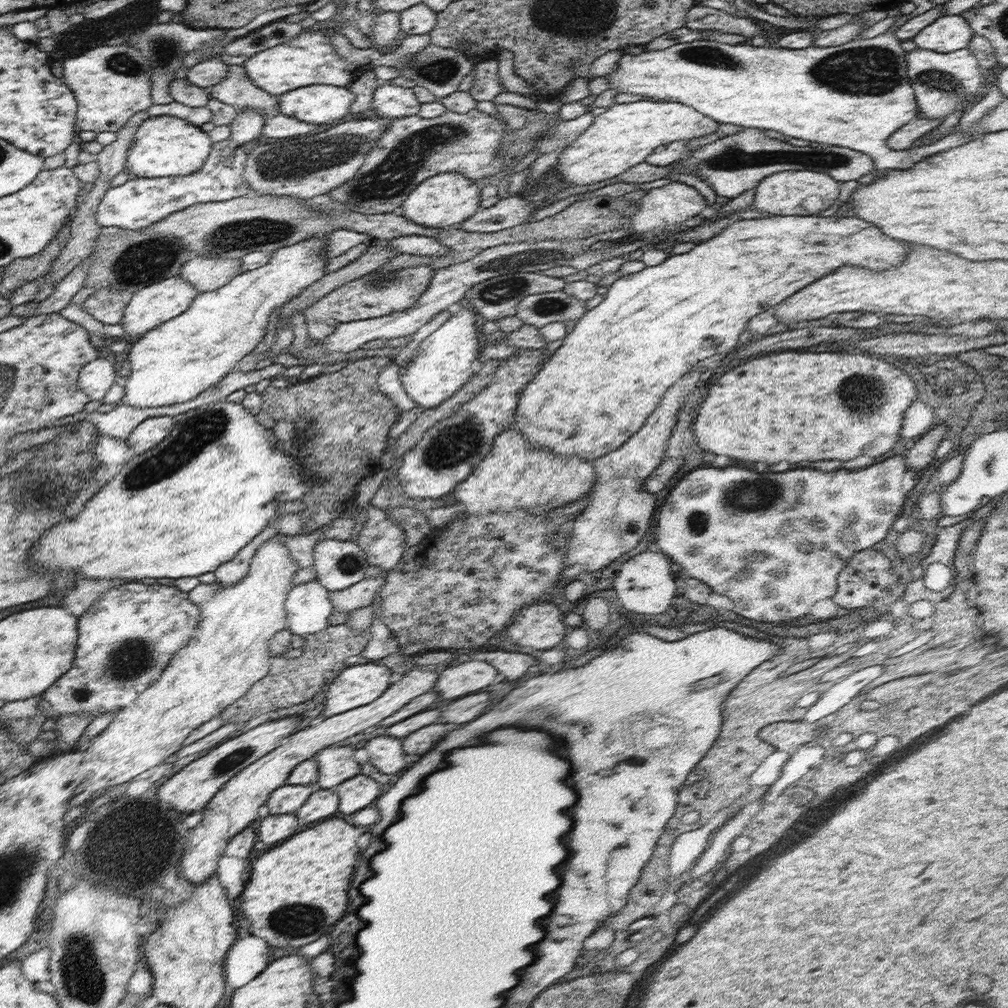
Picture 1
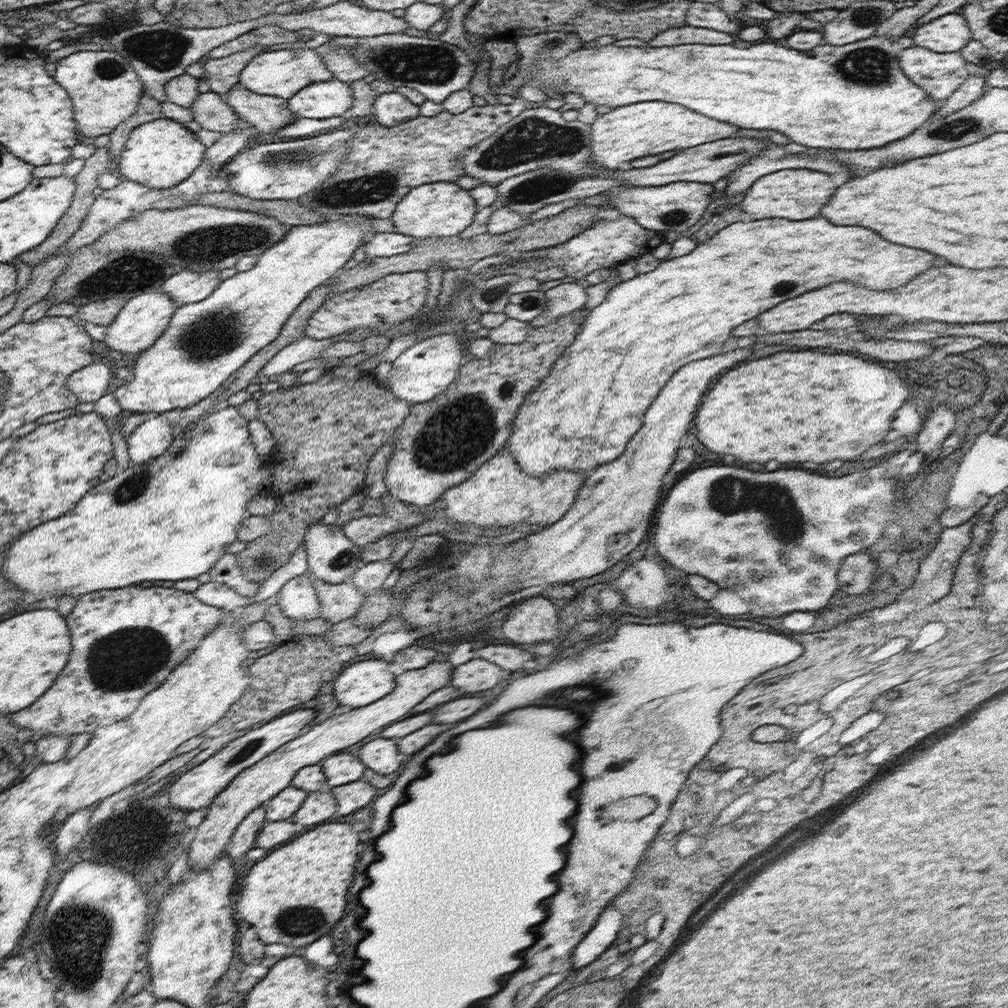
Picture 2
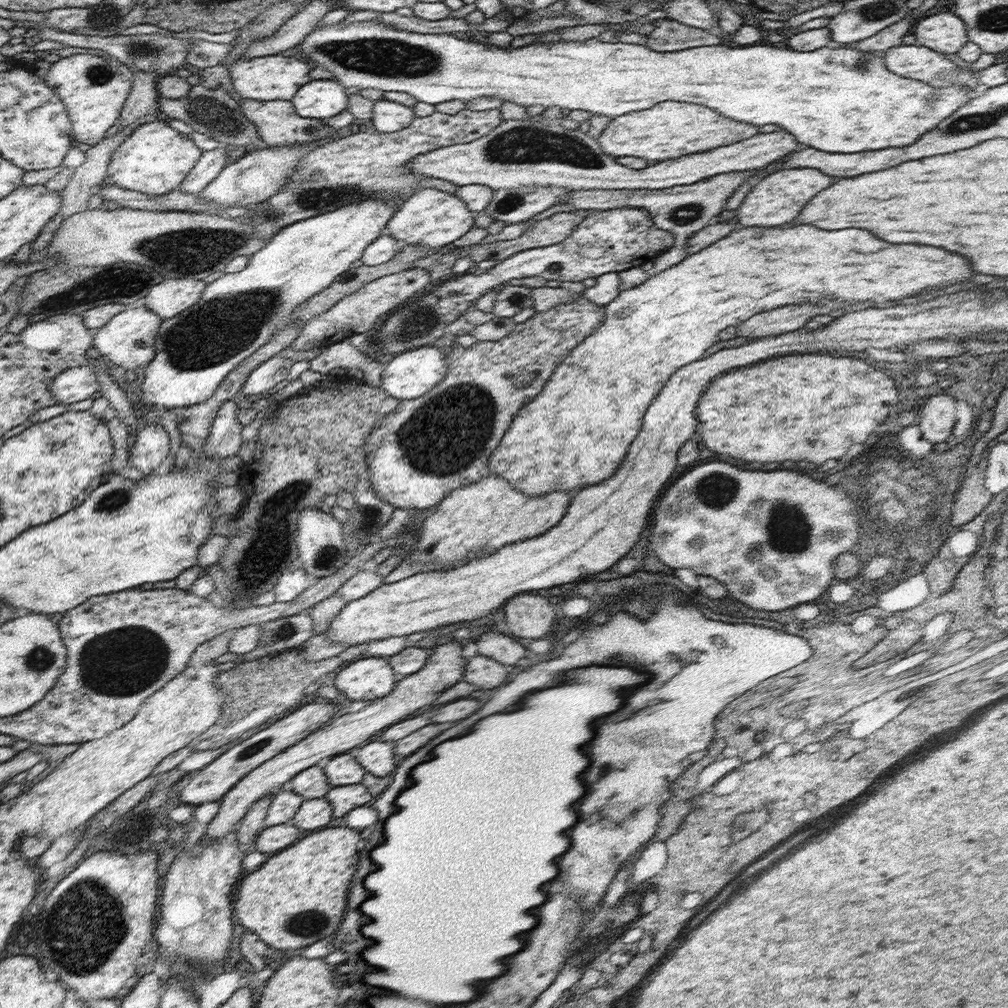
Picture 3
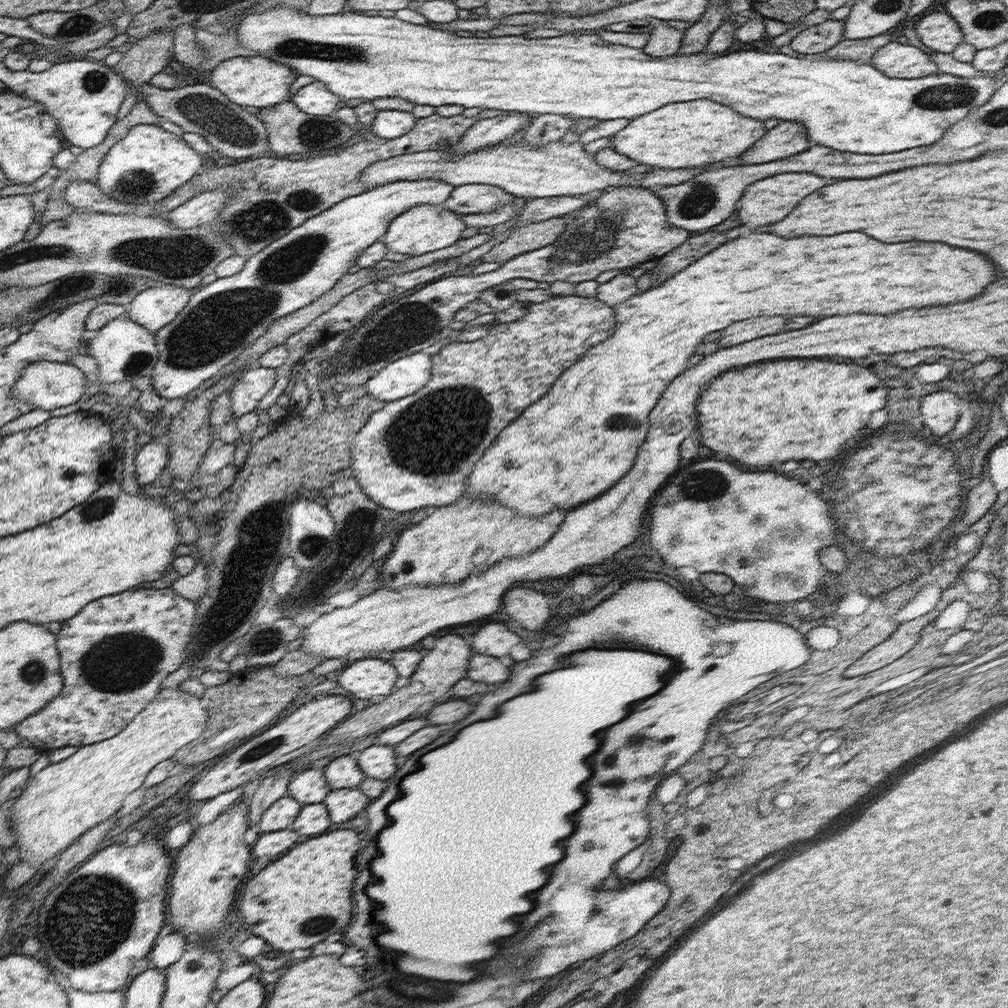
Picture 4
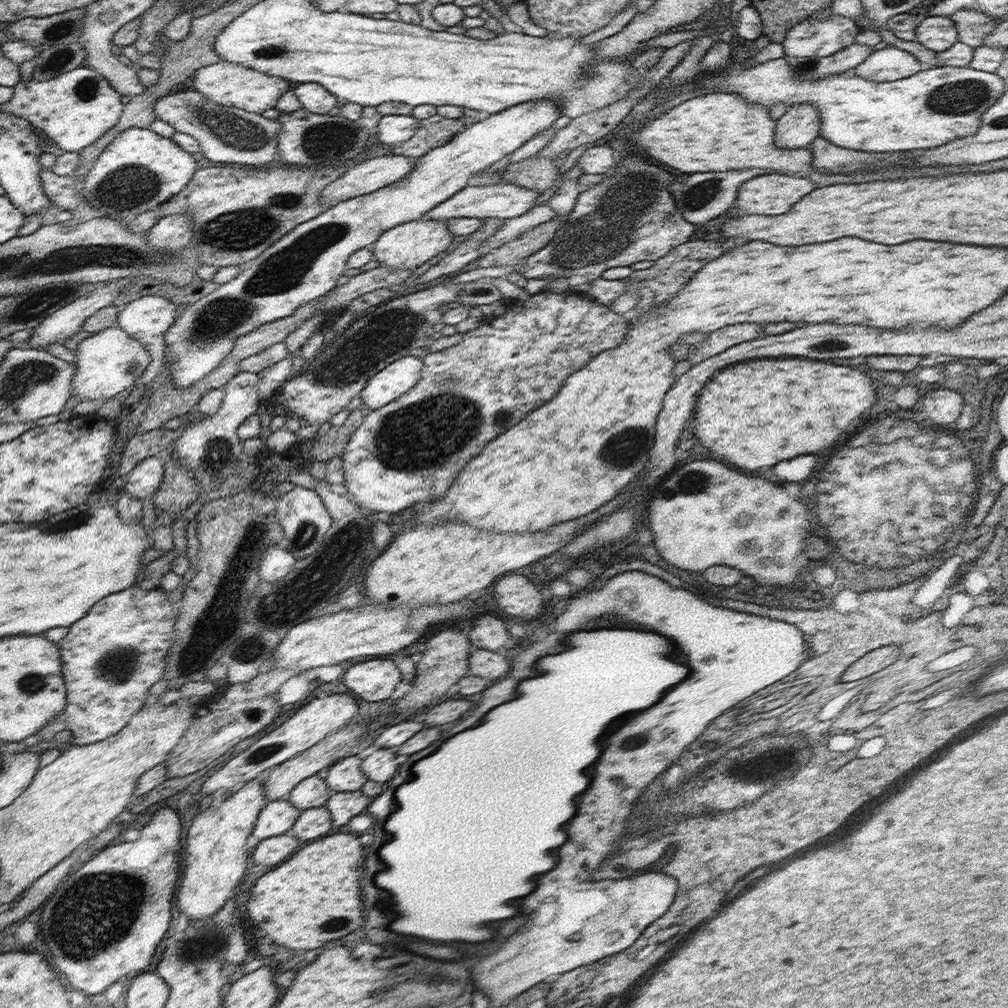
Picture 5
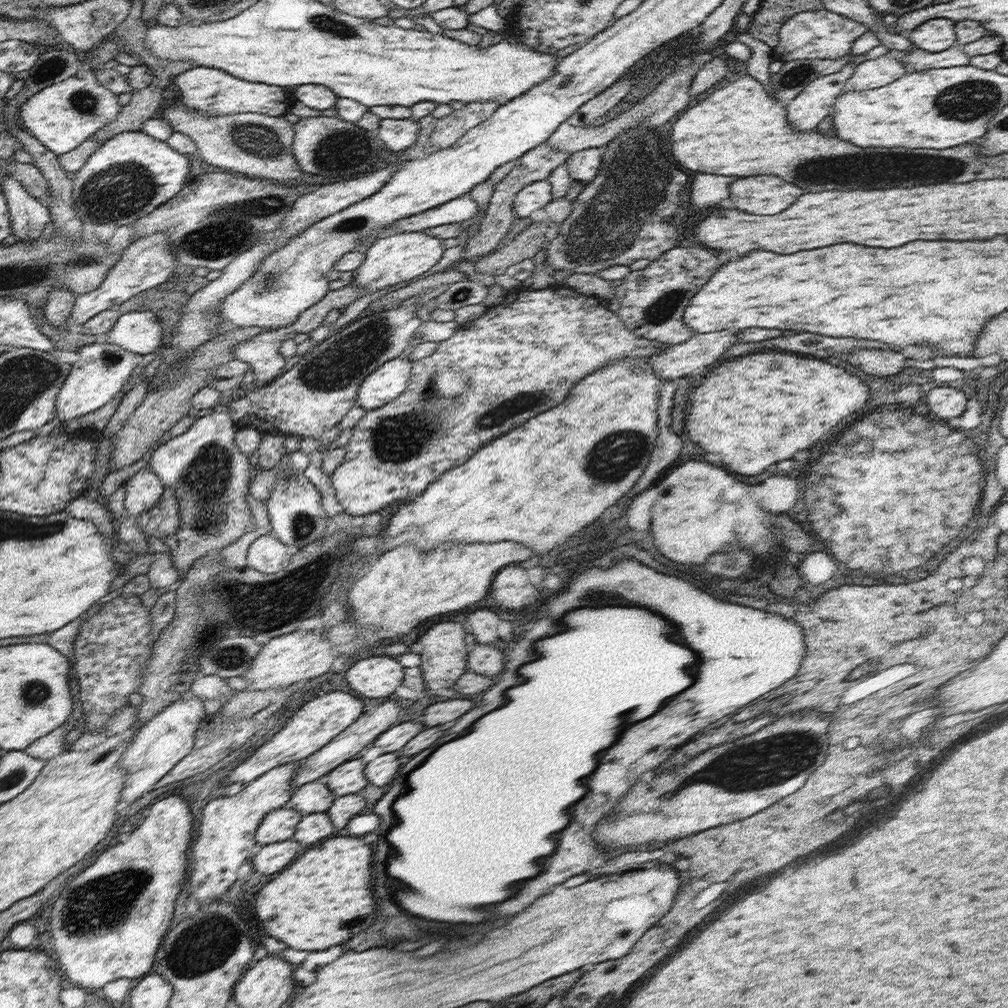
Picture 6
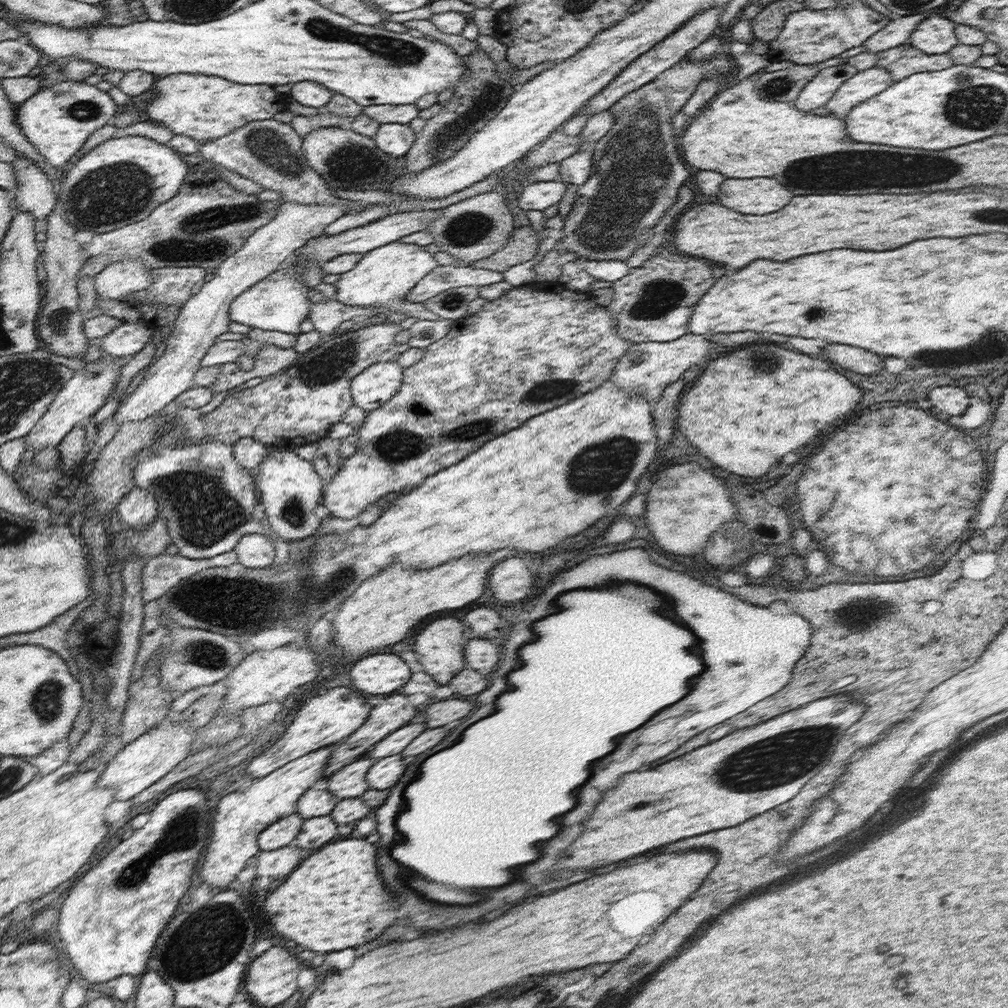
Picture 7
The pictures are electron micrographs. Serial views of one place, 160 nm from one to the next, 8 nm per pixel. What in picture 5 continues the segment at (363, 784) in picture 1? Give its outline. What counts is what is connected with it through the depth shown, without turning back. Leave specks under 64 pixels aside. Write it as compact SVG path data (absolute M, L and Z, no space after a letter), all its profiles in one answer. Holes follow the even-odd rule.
M361 790L354 792L334 792L326 801L325 807L331 814L333 826L344 826L357 814L368 808L372 798L363 794Z

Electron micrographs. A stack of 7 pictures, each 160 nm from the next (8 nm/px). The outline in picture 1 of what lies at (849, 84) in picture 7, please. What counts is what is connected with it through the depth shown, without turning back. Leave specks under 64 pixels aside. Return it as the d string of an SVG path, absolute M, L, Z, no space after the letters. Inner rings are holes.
M916 48L905 53L907 77L910 79L918 103L918 117L940 120L959 109L972 104L983 91L982 73L974 54L964 48L954 52L941 53ZM964 104L965 107L961 105Z

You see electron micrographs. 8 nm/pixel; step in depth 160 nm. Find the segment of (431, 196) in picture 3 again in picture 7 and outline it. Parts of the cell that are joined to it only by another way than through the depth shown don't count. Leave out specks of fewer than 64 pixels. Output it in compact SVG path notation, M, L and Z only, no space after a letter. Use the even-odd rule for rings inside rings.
M398 240L370 250L352 270L345 272L335 282L337 299L348 306L373 306L378 312L387 314L401 311L407 317L413 316L419 321L432 314L423 303L407 301L407 296L413 286L436 266L438 263L434 260L434 254L426 251L424 246L404 244Z

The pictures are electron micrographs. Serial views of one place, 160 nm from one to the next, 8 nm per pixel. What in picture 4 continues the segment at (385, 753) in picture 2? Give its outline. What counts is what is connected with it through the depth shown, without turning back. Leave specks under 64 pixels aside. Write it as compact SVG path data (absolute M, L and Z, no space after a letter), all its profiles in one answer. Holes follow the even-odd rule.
M374 743L356 755L359 767L365 776L378 779L390 779L399 769L395 761L393 745Z

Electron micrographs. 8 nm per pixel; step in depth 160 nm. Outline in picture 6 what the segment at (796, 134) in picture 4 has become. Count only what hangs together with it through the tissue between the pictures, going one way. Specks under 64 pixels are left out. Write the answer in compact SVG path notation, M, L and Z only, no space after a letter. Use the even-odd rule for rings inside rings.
M856 62L842 67L839 71L816 78L808 83L802 92L787 105L788 120L796 130L814 130L828 114L846 82L852 76Z

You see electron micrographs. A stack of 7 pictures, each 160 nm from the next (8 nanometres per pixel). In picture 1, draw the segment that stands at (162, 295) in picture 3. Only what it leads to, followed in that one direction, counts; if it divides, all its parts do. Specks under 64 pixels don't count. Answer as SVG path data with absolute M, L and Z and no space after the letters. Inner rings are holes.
M193 256L183 261L181 277L198 293L218 290L230 282L242 267L242 258Z

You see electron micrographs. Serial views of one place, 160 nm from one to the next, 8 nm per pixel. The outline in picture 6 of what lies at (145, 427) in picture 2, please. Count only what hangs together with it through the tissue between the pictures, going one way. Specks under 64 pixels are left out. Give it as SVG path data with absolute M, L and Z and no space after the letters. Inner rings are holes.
M145 467L123 485L126 490L125 512L137 520L162 497L164 487L160 478Z

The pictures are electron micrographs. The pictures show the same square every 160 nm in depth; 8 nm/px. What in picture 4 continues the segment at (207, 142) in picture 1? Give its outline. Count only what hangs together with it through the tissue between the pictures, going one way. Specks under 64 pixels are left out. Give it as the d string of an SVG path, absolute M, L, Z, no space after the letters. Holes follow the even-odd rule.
M138 124L105 154L95 182L110 198L128 204L153 204L194 178L202 160L202 155L188 146L183 135L172 134L159 125Z

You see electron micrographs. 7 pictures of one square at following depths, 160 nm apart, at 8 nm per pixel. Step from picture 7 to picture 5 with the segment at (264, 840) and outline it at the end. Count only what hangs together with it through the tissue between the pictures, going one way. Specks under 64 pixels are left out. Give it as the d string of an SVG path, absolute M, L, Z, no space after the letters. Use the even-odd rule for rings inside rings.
M289 800L268 801L258 815L254 830L247 838L246 850L249 851L250 856L261 840L291 832L291 828L301 815L301 811Z

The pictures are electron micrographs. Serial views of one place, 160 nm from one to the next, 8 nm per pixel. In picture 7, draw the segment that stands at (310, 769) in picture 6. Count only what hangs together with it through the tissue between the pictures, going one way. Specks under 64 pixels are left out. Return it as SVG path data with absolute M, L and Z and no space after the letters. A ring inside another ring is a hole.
M398 692L394 694L387 696L382 704L372 707L366 722L364 722L362 726L359 726L358 730L350 734L350 737L346 738L344 742L338 743L327 765L324 767L321 778L328 779L341 768L348 766L351 762L356 762L360 756L370 748L373 748L377 742L382 741L382 738L386 738L386 736L392 734L394 730L402 728L408 720L412 720L412 718L416 716L416 707L410 704L410 700L408 700L406 696L402 696L402 694L398 694Z

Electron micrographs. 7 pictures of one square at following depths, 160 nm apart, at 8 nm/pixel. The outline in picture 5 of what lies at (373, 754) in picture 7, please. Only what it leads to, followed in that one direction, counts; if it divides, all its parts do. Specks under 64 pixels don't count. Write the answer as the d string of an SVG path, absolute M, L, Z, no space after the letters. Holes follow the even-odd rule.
M421 718L406 720L402 724L389 725L384 728L372 745L359 752L360 758L364 760L367 756L382 748L396 748L396 746L404 744L408 738L412 738L416 732L420 732L422 728L424 728L424 722Z

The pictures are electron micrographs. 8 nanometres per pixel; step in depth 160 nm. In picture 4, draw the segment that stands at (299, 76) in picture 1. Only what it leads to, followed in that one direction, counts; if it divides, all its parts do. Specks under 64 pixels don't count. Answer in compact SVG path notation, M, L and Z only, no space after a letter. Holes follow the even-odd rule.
M238 56L224 60L210 73L208 83L222 92L228 100L240 106L255 106L258 109L290 100L289 92L297 77L289 66L260 56Z

